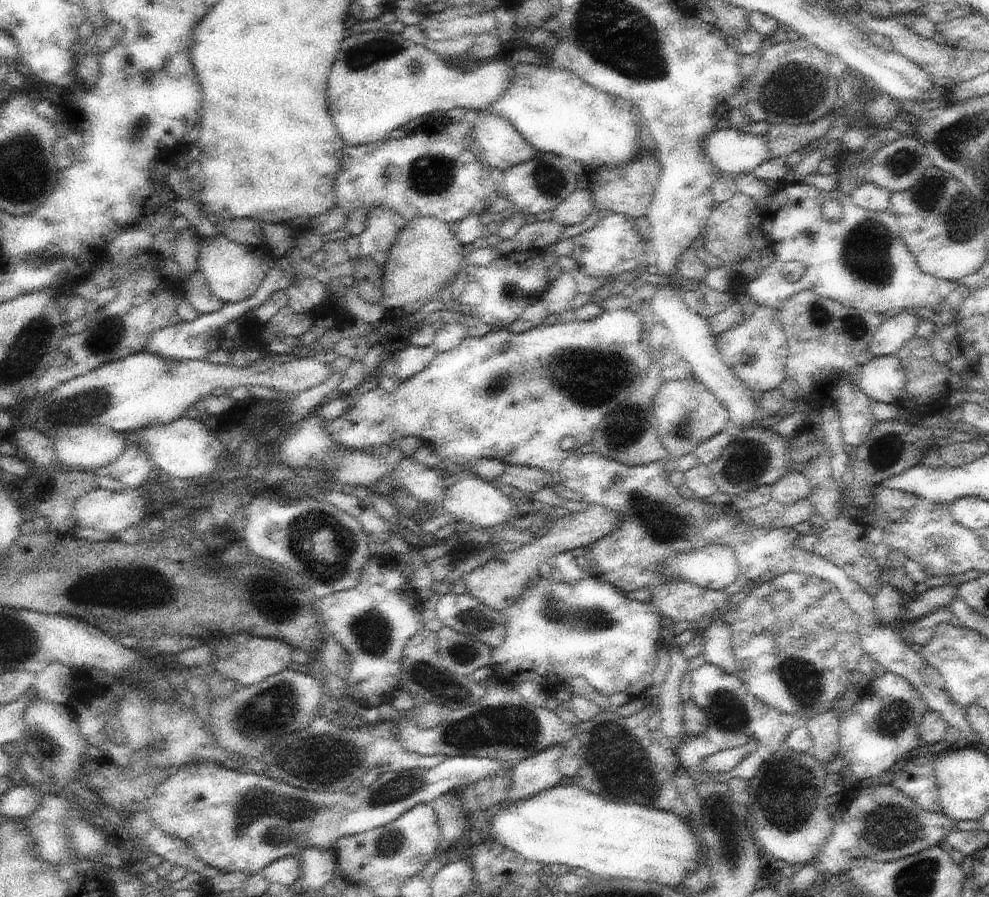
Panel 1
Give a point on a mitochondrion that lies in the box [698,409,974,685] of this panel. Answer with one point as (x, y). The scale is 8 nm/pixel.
(747, 461)

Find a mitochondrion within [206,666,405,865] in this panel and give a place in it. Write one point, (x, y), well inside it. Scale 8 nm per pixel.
(258, 814)

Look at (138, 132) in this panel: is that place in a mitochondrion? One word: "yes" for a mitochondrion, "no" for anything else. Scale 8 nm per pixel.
yes

